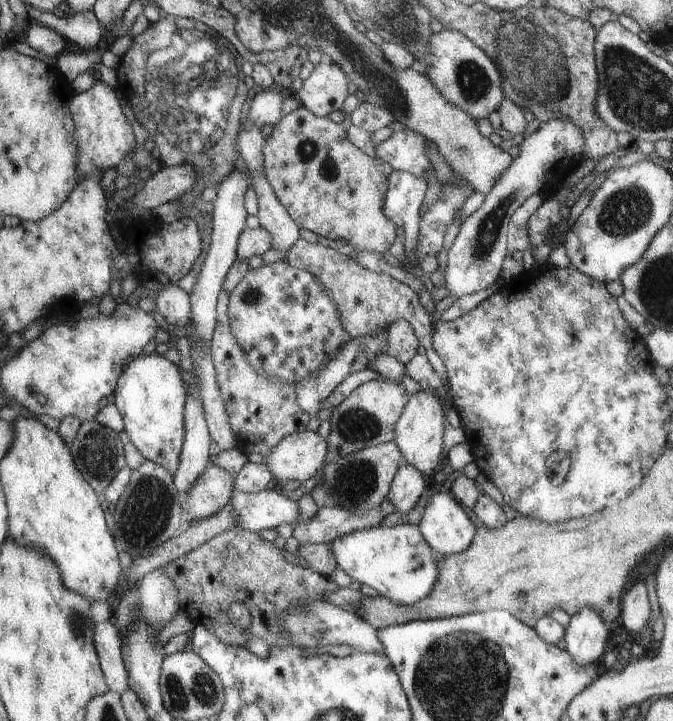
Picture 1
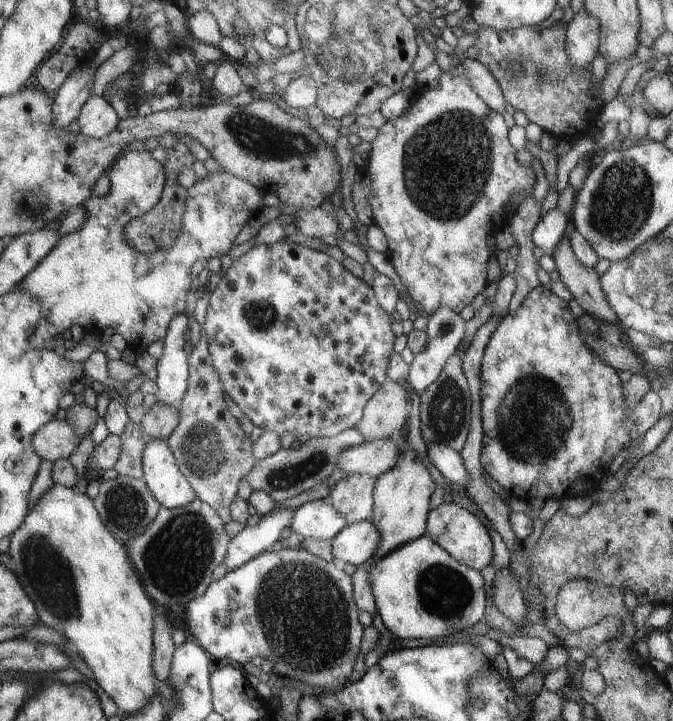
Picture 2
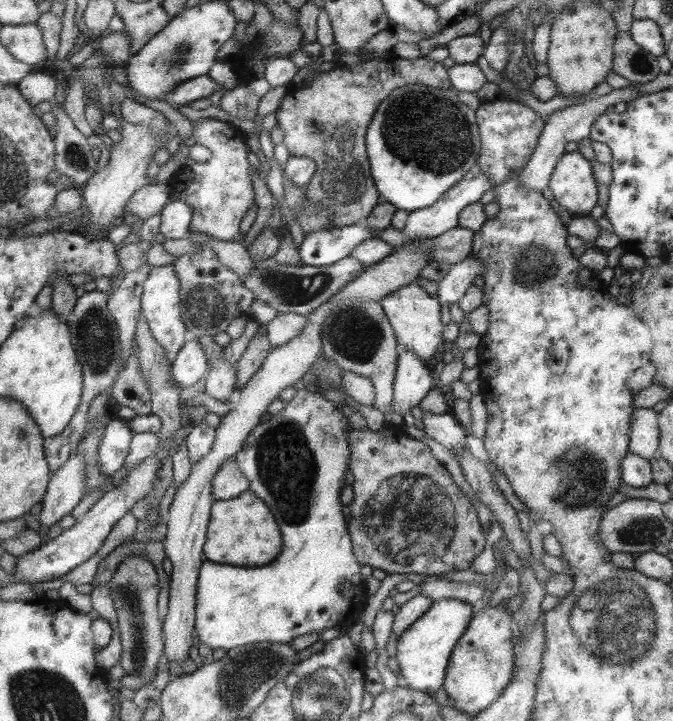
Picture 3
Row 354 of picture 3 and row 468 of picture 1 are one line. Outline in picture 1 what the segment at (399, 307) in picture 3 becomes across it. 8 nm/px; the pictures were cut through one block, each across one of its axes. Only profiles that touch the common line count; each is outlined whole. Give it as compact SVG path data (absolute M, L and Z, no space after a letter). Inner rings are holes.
M422 387L421 390L412 394L408 404L405 406L400 420L396 424L396 437L402 460L399 466L412 465L426 478L432 474L442 458L442 436L444 436L444 406L436 389Z

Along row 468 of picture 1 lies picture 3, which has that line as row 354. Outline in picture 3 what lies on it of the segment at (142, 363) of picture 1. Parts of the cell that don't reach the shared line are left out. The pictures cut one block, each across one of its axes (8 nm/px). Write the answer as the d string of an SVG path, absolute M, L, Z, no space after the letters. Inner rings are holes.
M171 265L153 267L145 280L145 287L141 299L141 315L148 322L148 328L152 332L152 338L164 348L166 362L170 369L177 358L178 351L185 347L188 326L181 316L181 279Z

